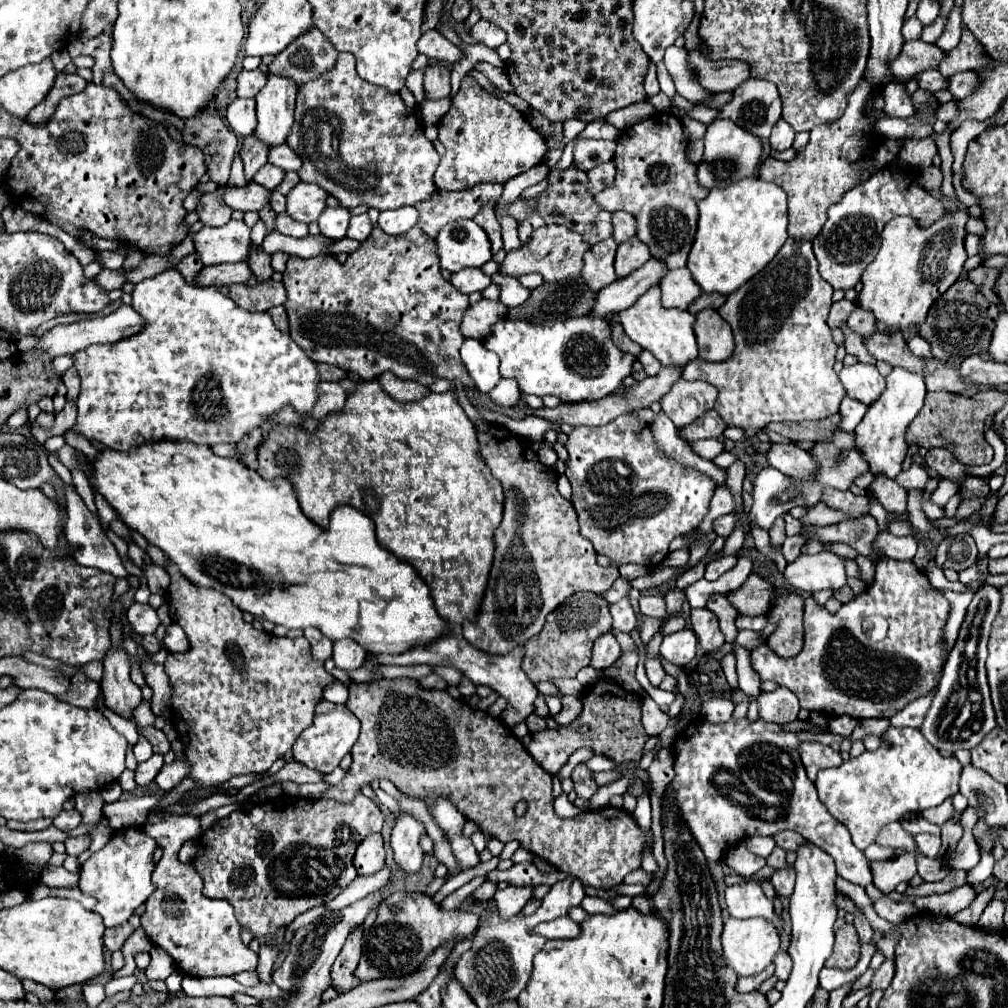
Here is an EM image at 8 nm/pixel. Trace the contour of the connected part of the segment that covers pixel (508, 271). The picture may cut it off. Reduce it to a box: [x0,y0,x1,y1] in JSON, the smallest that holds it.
[500,226,590,282]

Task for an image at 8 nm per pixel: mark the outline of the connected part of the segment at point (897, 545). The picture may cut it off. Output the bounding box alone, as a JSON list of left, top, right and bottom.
[872,532,916,560]

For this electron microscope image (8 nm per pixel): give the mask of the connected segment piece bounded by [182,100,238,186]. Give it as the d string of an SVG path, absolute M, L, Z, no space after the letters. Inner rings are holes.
M210 100L210 104L198 116L184 120L182 140L186 144L202 148L210 180L218 186L224 186L230 176L230 166L238 148L238 138L228 126L224 126L214 106L216 100Z

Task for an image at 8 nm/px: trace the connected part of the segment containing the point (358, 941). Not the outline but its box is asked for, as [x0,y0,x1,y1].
[332,928,362,994]

